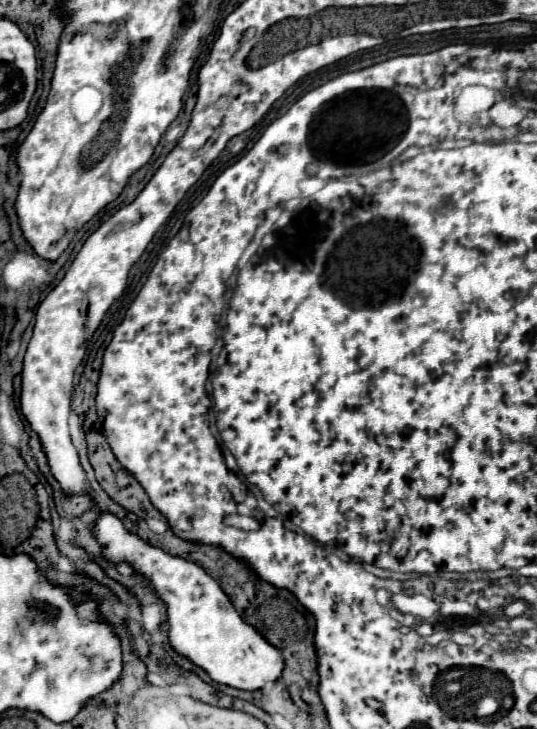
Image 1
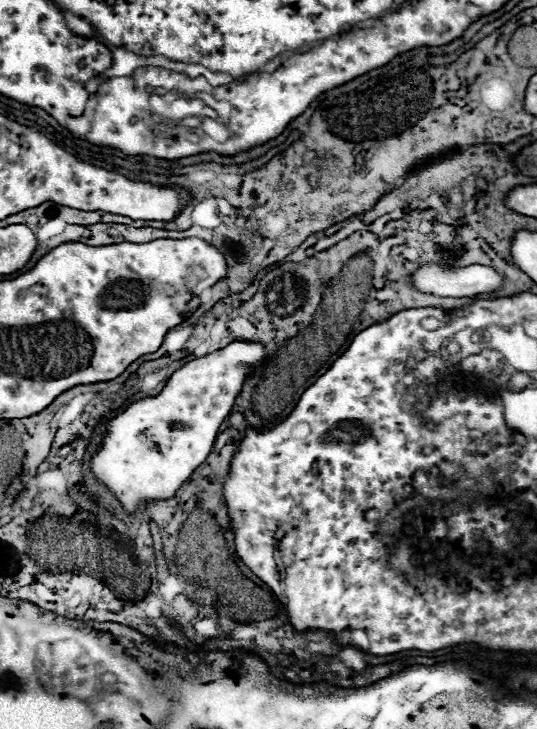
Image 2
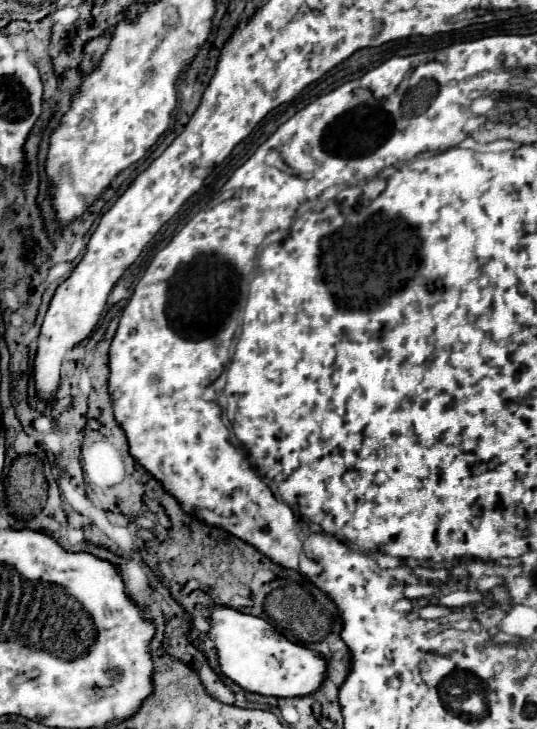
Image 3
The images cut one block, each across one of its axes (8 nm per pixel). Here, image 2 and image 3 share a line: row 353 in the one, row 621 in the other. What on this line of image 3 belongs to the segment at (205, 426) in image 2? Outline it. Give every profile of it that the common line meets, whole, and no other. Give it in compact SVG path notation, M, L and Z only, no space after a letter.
M216 606L206 636L216 642L222 672L248 692L276 698L310 696L318 692L326 680L328 660L322 658L322 654L314 654L314 650L286 640L262 618Z

